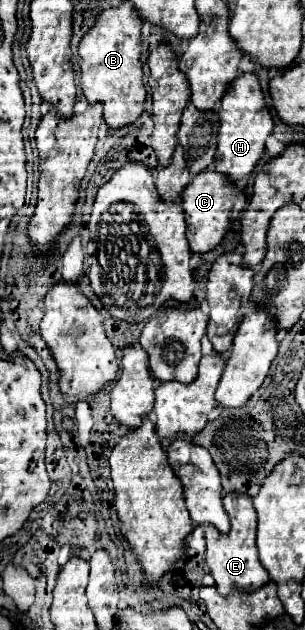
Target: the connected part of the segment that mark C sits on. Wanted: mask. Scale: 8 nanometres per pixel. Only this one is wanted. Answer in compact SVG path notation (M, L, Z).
M204 170L202 174L196 174L194 180L182 192L182 206L188 224L186 238L190 242L192 252L208 252L216 248L222 242L230 224L240 218L240 212L246 208L246 202L248 202L246 192L242 192L236 186L236 182L232 182L228 176L224 178L224 174L212 170Z

